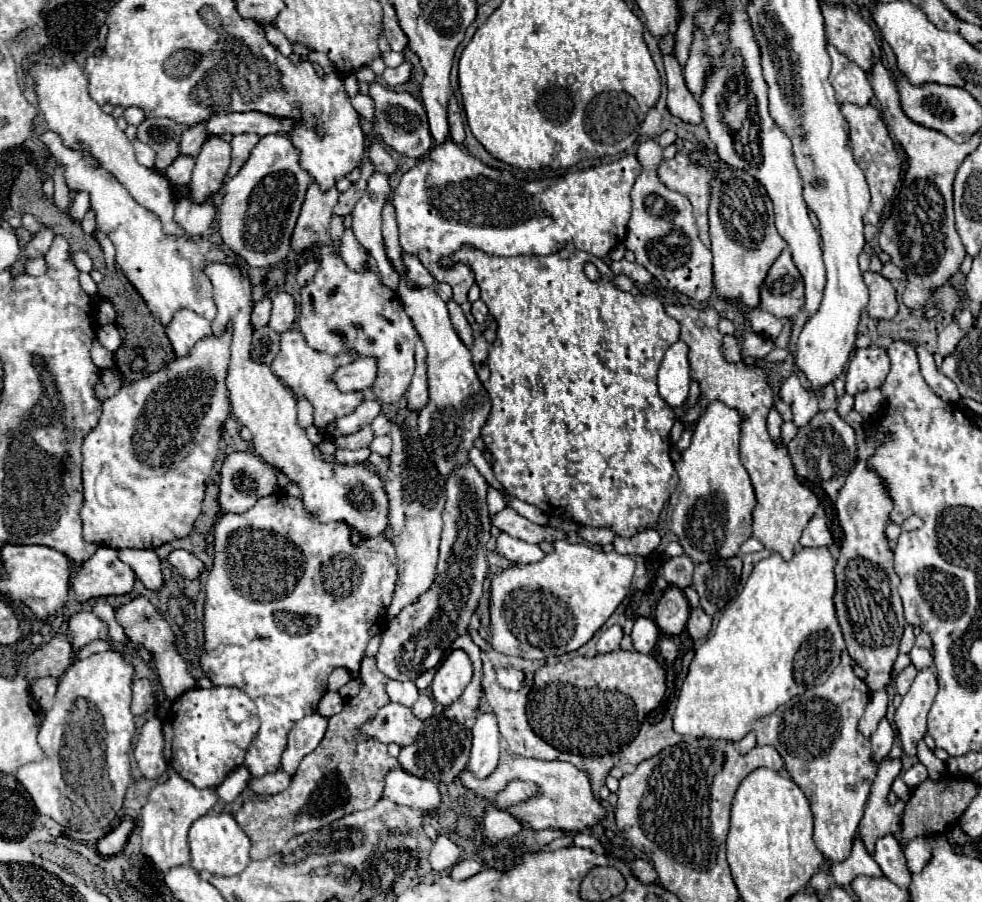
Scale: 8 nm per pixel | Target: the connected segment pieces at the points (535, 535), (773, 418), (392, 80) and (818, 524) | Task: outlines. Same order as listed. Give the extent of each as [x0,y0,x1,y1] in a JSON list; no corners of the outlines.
[[492,507,566,543],[768,407,782,443],[382,59,412,87],[800,517,832,549]]

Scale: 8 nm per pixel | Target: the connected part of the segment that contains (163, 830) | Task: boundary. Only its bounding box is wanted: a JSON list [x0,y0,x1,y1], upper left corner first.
[140,767,218,871]

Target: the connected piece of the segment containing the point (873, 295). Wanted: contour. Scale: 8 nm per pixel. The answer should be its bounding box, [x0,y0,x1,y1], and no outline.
[864,273,898,319]

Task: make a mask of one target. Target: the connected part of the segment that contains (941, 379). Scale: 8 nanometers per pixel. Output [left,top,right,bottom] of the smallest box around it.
[916,343,960,403]

